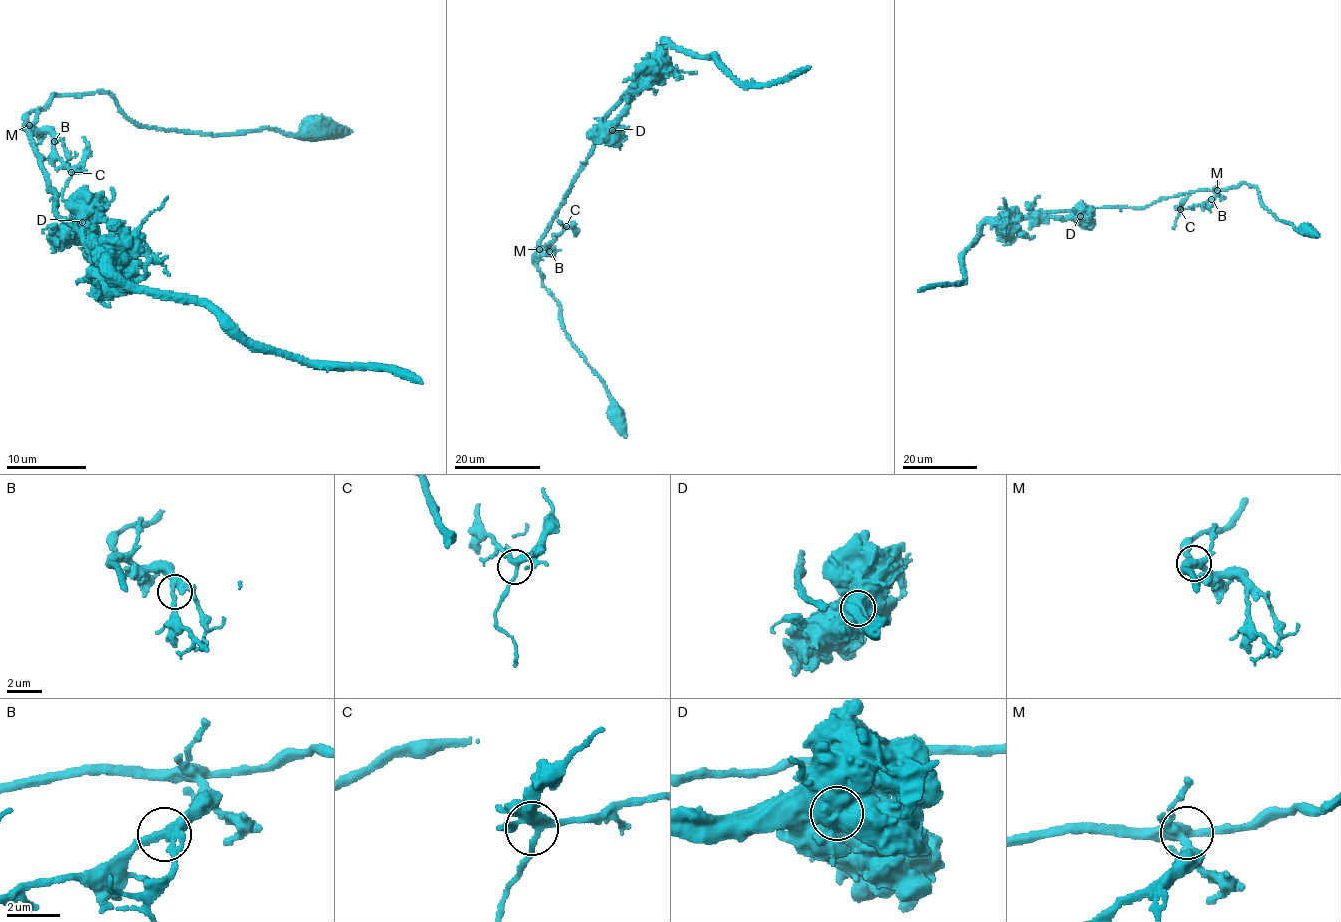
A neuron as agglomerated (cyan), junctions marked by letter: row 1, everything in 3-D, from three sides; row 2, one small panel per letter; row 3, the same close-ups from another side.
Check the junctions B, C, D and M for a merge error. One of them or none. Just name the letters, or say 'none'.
D

